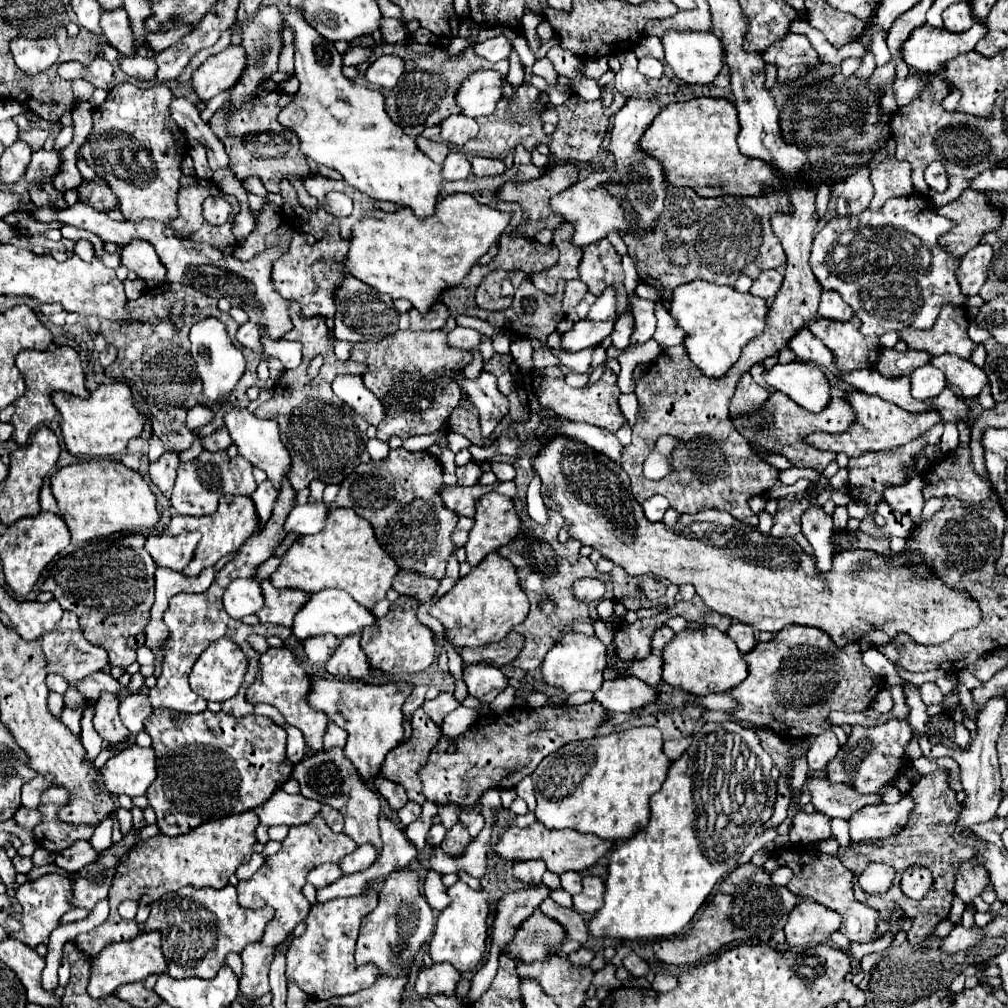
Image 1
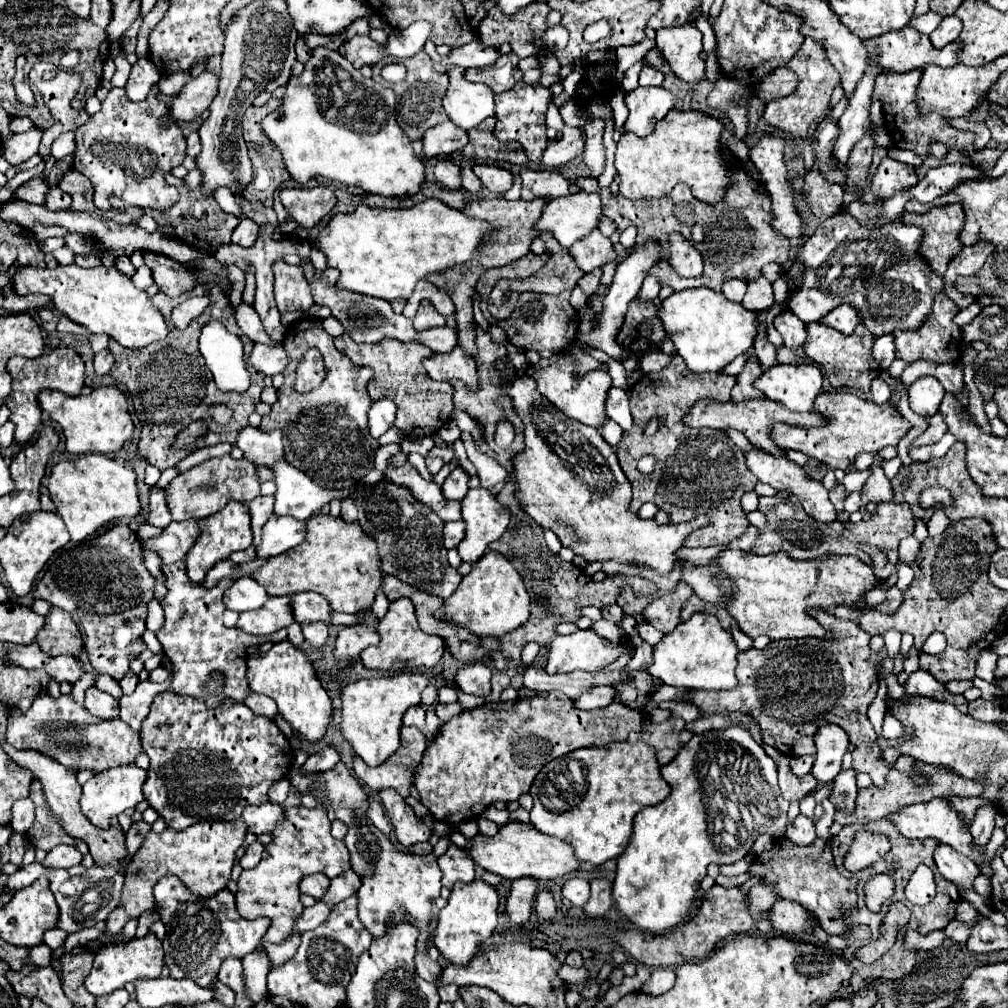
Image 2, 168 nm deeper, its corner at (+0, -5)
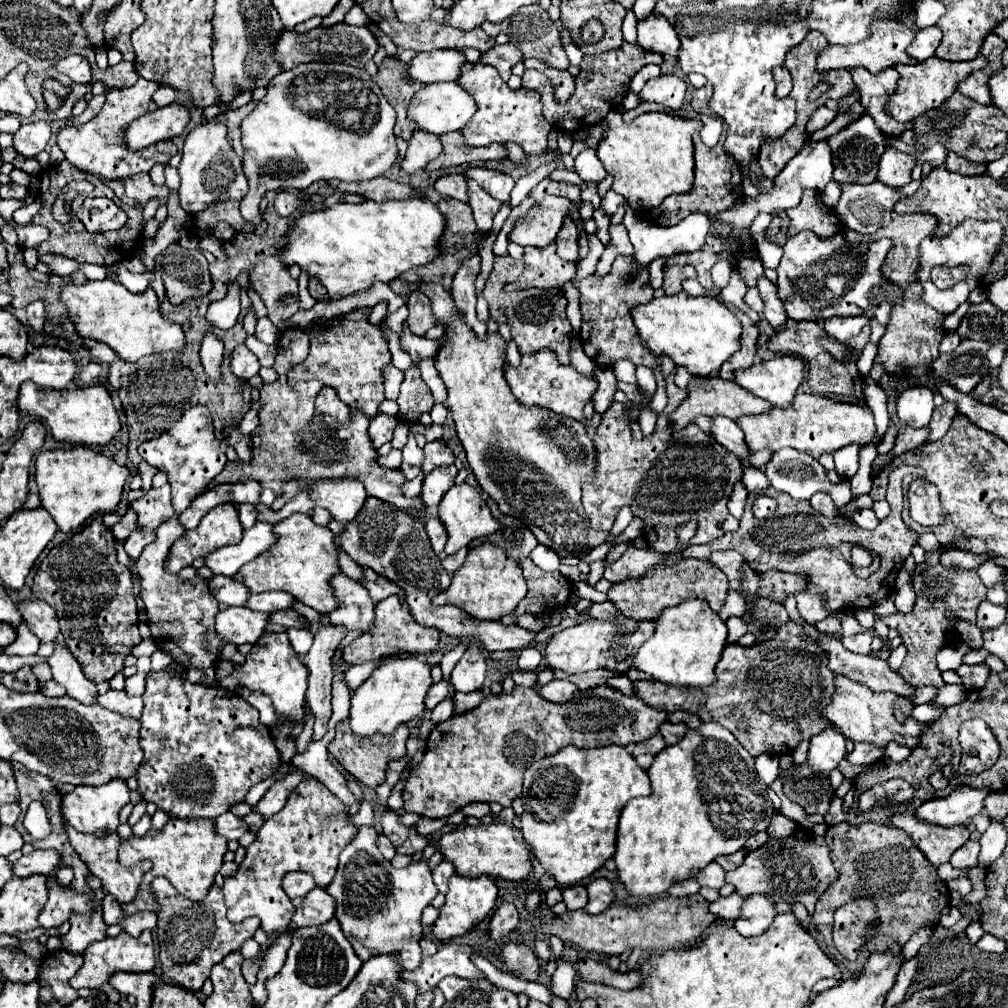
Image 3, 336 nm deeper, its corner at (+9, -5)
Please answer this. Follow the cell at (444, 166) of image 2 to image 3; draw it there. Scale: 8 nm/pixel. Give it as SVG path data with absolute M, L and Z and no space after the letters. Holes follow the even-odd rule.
M462 174L442 176L436 180L434 188L442 196L450 196L450 198L456 198L456 200L468 204L468 188L466 188L466 178Z

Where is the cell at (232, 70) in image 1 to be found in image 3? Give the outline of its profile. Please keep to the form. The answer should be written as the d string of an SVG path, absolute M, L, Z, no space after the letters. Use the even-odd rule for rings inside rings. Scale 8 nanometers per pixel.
M170 104L166 108L156 108L140 118L136 118L124 132L124 144L128 150L144 150L162 140L172 140L180 136L188 126L190 114L184 106Z

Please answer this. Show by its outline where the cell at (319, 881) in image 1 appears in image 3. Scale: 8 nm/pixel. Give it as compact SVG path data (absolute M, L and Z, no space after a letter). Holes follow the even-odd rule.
M288 872L282 880L282 888L290 898L296 898L296 896L304 898L312 888L316 888L316 884L314 884L314 878L310 874Z

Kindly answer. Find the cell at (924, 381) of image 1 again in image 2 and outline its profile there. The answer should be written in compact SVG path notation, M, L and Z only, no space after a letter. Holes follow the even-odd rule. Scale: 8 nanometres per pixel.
M921 376L909 386L909 406L919 416L937 414L943 396L945 388L937 382L937 378Z

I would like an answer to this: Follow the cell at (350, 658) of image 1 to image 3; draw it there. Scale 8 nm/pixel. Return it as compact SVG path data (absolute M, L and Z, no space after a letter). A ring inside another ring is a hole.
M336 572L328 584L338 600L338 608L328 614L330 622L348 630L368 630L374 622L374 602L364 586L344 572Z

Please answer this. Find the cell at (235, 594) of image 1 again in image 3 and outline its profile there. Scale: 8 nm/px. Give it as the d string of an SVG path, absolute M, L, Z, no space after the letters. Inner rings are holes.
M212 576L208 580L208 588L210 588L210 594L219 603L227 606L244 606L244 602L250 594L248 590L244 590L244 586L240 586L240 582L232 580L232 578L224 578L224 576Z

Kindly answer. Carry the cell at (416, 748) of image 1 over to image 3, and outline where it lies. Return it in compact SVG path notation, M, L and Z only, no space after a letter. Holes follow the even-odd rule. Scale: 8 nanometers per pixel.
M348 718L344 722L336 724L336 736L330 742L330 754L346 768L346 772L350 772L360 784L368 786L368 788L376 788L378 784L384 782L386 778L386 764L390 760L402 758L406 754L406 740L408 740L410 732L408 726L404 724L400 730L396 730L396 734L392 736L384 736L384 734L374 734L370 738L362 738L352 734L350 730L350 722Z

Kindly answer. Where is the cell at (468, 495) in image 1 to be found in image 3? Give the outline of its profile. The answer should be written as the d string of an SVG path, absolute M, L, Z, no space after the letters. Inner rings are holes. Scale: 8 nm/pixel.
M290 328L282 334L282 338L278 340L277 355L275 358L274 368L276 372L280 374L278 383L264 384L260 388L260 402L262 402L262 410L260 410L260 424L258 428L254 430L252 434L252 460L246 462L244 466L232 466L228 464L224 468L224 472L216 478L216 482L234 482L234 478L254 478L256 482L260 482L262 488L270 488L276 496L282 494L282 482L288 482L288 480L302 480L302 482L308 482L308 480L338 480L338 478L356 478L364 484L366 492L374 498L380 498L388 504L394 504L398 506L400 510L408 510L408 506L424 506L424 502L420 502L418 498L406 498L402 496L400 492L400 486L404 482L404 474L402 470L386 470L386 468L380 468L374 458L378 456L372 442L370 442L370 436L368 436L368 424L370 424L370 418L360 414L358 410L352 410L352 422L348 426L336 426L336 422L332 422L332 418L318 418L316 416L315 402L318 392L322 390L324 384L318 380L312 380L309 382L298 382L294 386L288 384L287 376L291 367L302 363L306 359L306 348L304 344L308 344L308 334L302 332L302 330L296 330L296 328Z

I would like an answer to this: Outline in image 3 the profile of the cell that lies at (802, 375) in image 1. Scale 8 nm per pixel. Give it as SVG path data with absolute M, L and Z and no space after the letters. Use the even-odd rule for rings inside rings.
M778 356L766 362L758 362L750 368L740 368L734 372L734 382L738 386L742 386L744 390L752 392L754 396L768 400L772 406L788 406L788 402L792 402L792 398L798 392L798 386L802 384L802 376L804 376L804 362L800 362L800 358L796 356Z

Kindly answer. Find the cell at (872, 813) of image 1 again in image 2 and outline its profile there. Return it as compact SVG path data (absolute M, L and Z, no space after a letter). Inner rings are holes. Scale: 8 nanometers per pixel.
M935 798L935 800L929 800L929 802L925 802L925 804L903 806L903 808L899 808L897 812L887 814L887 820L893 822L893 824L899 828L901 836L905 836L905 838L937 838L939 842L953 846L959 854L963 854L963 856L967 856L969 860L973 860L973 862L981 868L981 874L983 874L987 880L993 878L991 862L985 862L985 858L983 858L983 856L985 856L985 850L983 850L983 848L977 848L977 846L973 844L973 838L969 836L969 832L965 830L965 826L959 822L957 812L955 812L953 808L949 808L949 804L947 804L945 800Z

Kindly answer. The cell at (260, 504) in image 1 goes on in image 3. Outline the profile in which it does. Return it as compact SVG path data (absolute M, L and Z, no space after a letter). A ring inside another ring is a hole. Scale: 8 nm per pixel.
M240 504L238 506L238 512L240 512L240 522L244 528L256 524L256 506L248 506L248 504Z

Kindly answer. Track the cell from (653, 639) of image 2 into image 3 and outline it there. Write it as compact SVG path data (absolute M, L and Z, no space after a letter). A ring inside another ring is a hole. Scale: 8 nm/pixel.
M600 602L600 604L590 604L590 608L588 610L584 610L584 612L578 612L578 616L590 616L590 618L614 618L616 614L620 614L618 610L616 610L616 606L612 606L612 602Z

